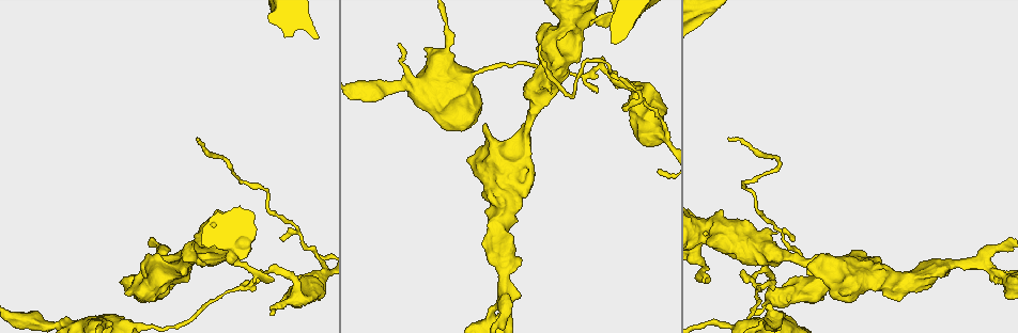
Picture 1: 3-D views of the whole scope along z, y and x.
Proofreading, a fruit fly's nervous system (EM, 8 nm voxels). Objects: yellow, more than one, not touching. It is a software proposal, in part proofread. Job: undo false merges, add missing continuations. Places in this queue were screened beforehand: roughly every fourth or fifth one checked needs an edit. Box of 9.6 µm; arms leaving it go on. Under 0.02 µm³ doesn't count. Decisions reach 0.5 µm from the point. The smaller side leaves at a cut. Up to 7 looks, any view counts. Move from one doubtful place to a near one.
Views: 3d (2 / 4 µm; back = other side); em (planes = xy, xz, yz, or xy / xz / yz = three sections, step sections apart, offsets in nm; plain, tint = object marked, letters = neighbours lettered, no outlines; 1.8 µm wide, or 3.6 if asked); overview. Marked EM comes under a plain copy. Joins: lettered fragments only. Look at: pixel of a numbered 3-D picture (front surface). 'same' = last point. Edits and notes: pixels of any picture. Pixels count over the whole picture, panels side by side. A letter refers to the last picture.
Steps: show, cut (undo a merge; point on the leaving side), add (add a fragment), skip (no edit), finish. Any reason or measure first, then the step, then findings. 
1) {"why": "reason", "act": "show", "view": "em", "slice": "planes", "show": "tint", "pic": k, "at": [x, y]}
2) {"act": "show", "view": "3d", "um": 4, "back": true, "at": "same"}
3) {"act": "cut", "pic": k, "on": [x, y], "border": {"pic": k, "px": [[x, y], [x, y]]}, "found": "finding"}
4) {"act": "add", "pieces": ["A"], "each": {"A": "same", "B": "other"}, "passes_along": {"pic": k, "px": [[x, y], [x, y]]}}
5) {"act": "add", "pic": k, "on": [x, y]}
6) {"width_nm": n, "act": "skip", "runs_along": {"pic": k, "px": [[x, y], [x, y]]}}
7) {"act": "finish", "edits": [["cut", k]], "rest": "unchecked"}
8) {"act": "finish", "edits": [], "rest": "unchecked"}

{"why": "touches itself", "act": "show", "view": "em", "slice": "planes", "show": "letters", "pic": 1, "at": [232, 235]}

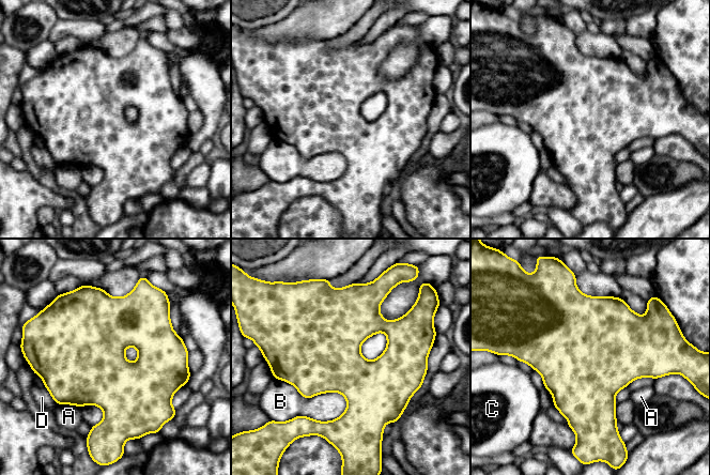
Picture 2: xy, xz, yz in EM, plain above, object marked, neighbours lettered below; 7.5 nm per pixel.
{"act": "skip", "each": {"A": "other", "B": "other", "C": "other", "D": "other"}, "border": {"pic": 2, "px": [[279, 379], [345, 411]]}, "found": "continuous, no second cell"}

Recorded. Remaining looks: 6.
{"why": "abrupt turn", "act": "show", "view": "3d", "um": 4, "pic": 1, "at": [751, 277]}

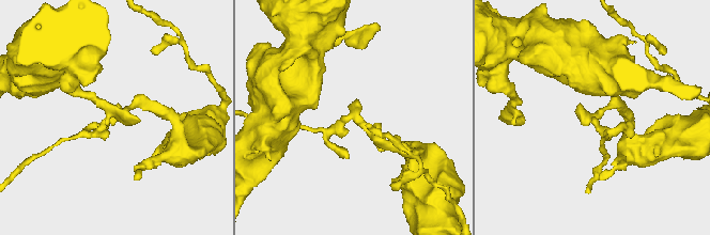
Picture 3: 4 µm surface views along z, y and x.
{"act": "show", "view": "em", "slice": "planes", "show": "tint", "pic": 3, "at": [358, 119]}

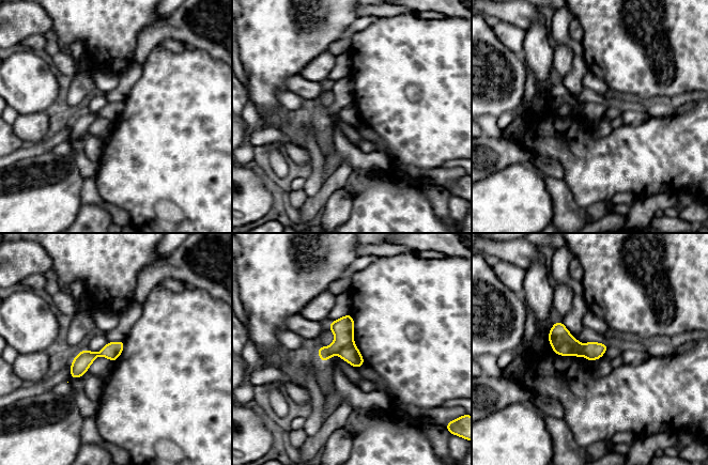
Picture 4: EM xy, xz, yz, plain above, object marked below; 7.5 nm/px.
{"why": "what lies round it", "act": "show", "view": "em", "slice": "planes", "show": "letters", "at": "same"}

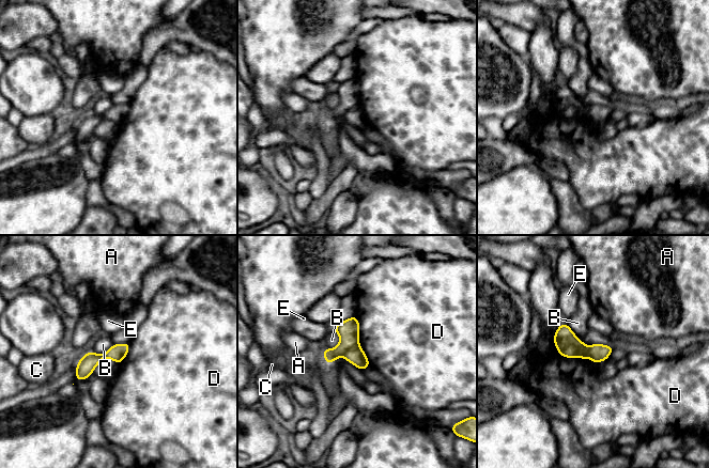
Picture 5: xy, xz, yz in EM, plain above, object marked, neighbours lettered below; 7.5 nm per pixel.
{"width_nm": 130, "act": "cut", "pic": 5, "on": [355, 355], "each": {"A": "other", "B": "other", "C": "other", "D": "other", "E": "other"}, "found": "a second cell is stuck on"}

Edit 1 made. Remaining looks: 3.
{"why": "thick turns thin", "act": "show", "view": "3d", "um": 4, "pic": 1, "at": [1004, 283]}

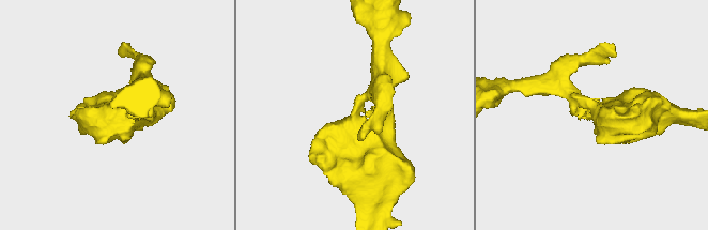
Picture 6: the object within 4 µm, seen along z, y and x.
{"act": "show", "view": "em", "um": 3.6, "slice": "planes", "show": "tint", "pic": 6, "at": [128, 117]}

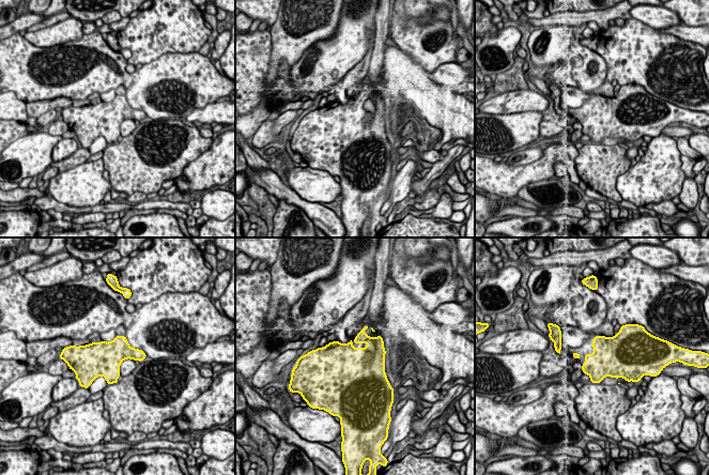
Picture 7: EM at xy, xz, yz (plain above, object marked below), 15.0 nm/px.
{"why": "what lies round it", "act": "show", "view": "em", "um": 3.6, "slice": "planes", "show": "letters", "at": "same"}

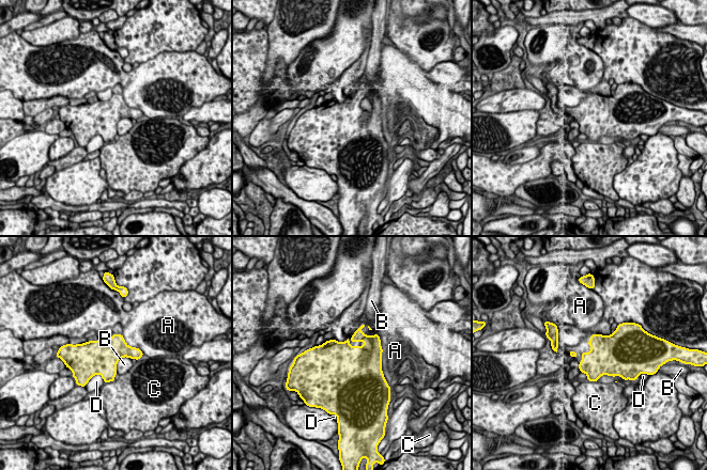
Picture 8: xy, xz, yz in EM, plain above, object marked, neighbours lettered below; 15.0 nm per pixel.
{"act": "skip", "each": {"A": "other", "B": "other", "C": "other", "D": "other"}, "border": {"pic": 8, "px": [[347, 339], [377, 334], [382, 354]]}, "found": "continuous, no second cell"}

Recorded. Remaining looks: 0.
{"act": "finish", "edits": [["cut", 5]], "rest": "unchecked"}

